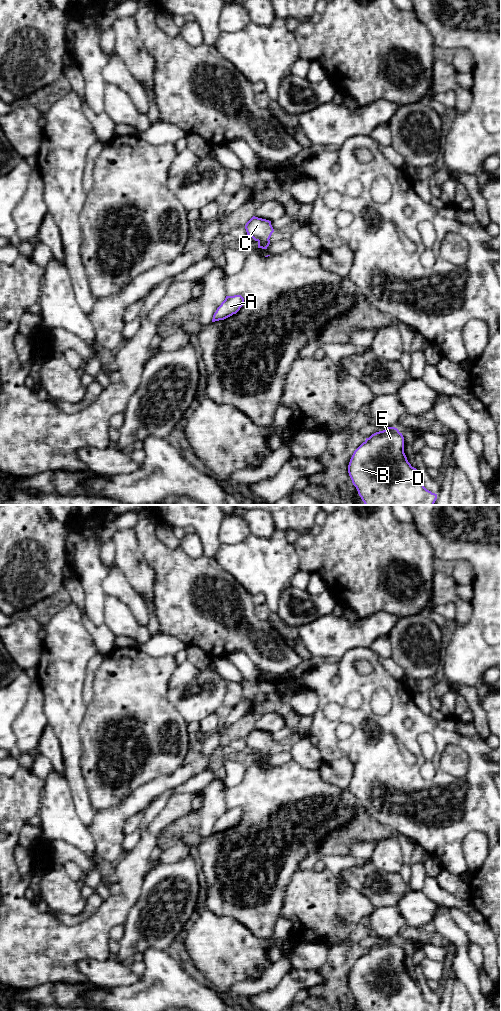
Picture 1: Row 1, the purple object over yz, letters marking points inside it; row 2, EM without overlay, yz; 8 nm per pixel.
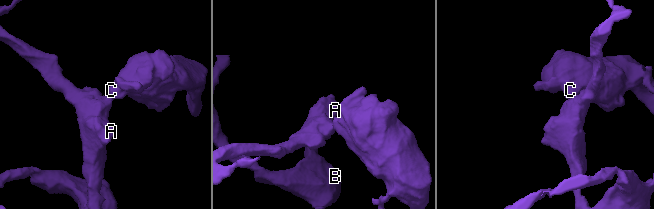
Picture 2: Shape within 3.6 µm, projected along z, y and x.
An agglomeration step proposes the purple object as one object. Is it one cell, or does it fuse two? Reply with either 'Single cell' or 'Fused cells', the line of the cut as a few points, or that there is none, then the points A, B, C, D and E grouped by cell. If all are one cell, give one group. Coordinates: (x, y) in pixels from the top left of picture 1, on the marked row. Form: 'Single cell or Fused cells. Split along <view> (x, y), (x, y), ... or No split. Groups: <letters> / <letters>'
Single cell. No split. Groups: A B C D E

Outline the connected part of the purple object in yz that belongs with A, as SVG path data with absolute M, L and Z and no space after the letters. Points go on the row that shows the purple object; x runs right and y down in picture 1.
M241 295L226 296L225 300L214 313L212 322L224 320L233 314L236 314L243 304L244 298Z

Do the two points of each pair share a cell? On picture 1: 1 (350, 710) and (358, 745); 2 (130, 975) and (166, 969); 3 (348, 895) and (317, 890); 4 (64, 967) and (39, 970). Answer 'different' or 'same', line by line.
1: same
2: different
3: same
4: same

